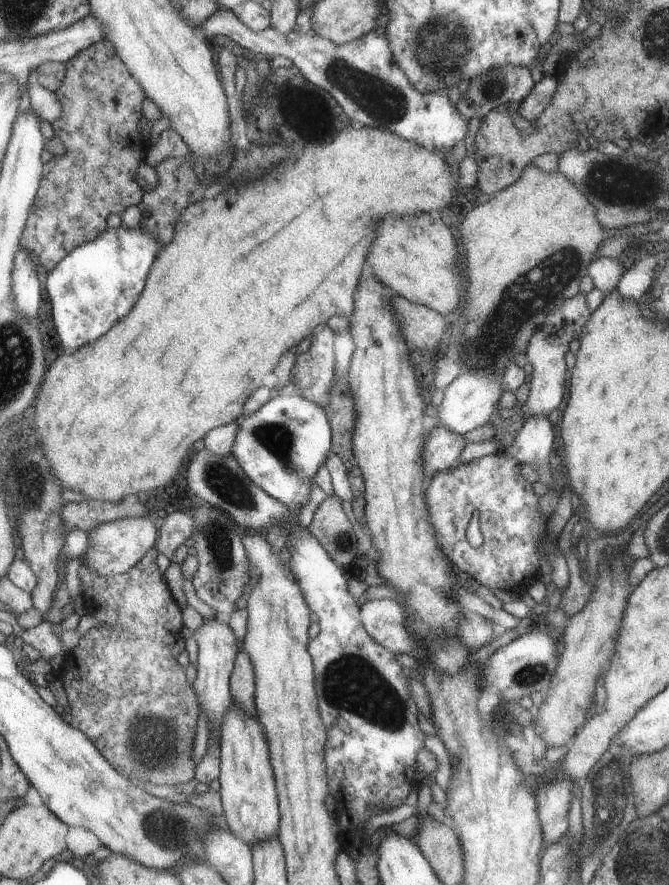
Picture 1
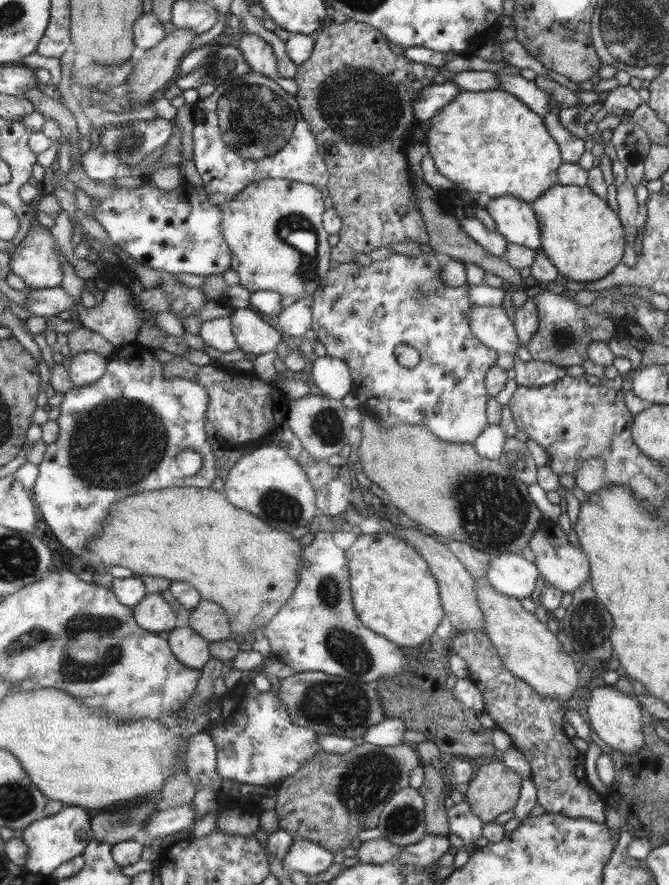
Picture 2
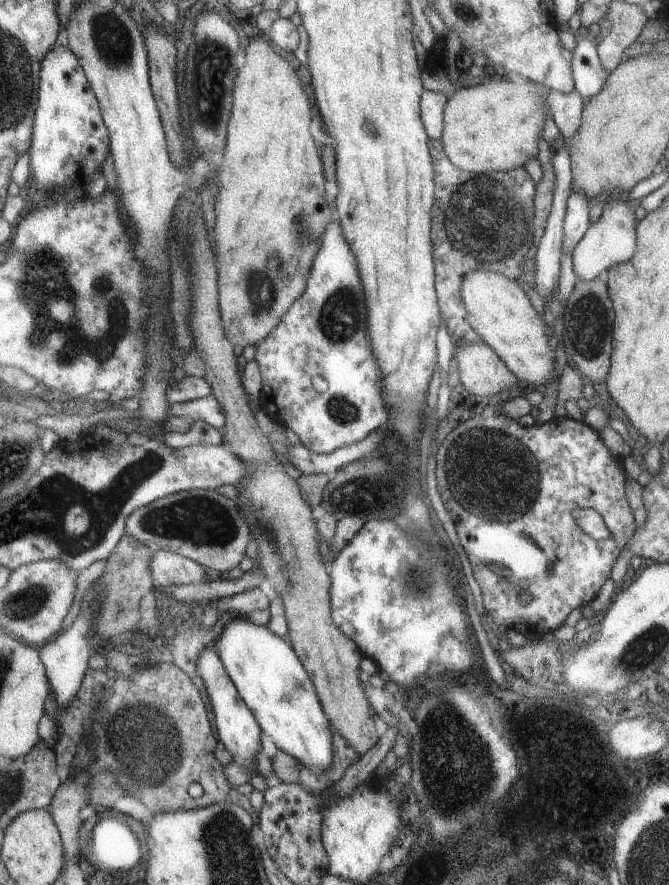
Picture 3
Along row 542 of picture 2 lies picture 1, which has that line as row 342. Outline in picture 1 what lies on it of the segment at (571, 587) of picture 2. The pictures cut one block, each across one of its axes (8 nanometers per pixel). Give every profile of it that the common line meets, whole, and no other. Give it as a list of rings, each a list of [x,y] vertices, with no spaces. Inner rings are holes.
[[[578,292],[570,299],[565,299],[559,305],[558,309],[553,310],[550,315],[535,329],[535,332],[529,337],[526,346],[526,358],[532,366],[531,379],[529,380],[530,391],[525,401],[525,405],[521,407],[527,419],[531,415],[547,416],[551,410],[557,408],[563,392],[565,392],[565,362],[563,356],[568,352],[568,344],[573,338],[578,340],[582,326],[592,313],[587,305],[585,305],[585,293]]]

